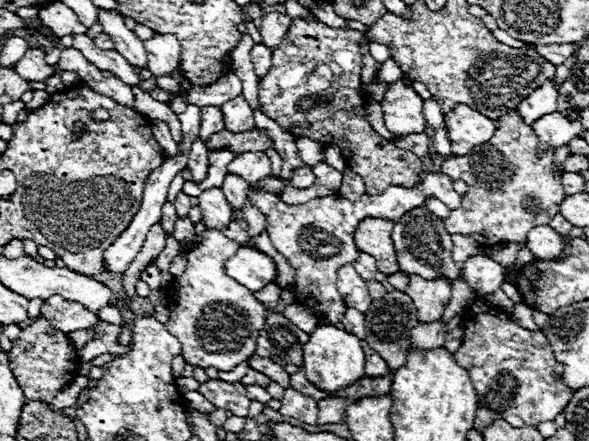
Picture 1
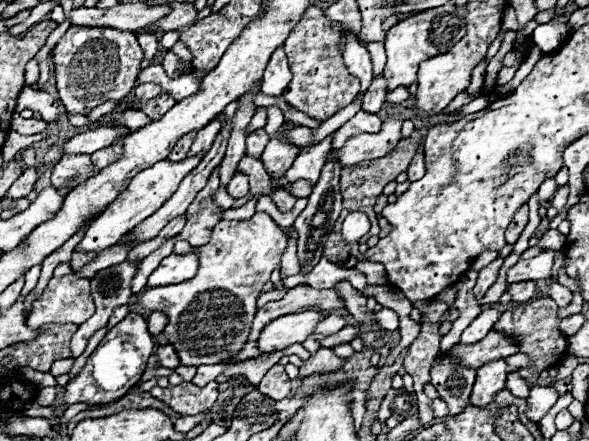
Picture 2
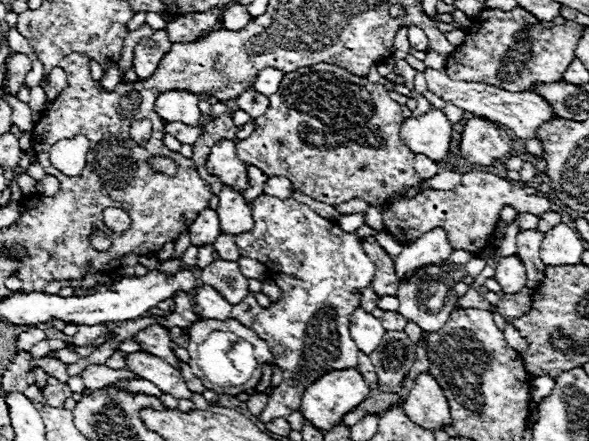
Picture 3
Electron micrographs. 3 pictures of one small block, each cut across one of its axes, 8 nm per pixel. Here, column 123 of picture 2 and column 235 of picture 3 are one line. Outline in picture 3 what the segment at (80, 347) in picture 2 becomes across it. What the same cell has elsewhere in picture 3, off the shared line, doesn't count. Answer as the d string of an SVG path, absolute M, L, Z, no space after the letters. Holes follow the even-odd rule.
M218 258L216 264L202 268L200 278L202 278L202 284L218 288L218 292L222 292L222 296L226 296L230 304L238 304L250 294L248 278L244 278L238 264L230 260Z

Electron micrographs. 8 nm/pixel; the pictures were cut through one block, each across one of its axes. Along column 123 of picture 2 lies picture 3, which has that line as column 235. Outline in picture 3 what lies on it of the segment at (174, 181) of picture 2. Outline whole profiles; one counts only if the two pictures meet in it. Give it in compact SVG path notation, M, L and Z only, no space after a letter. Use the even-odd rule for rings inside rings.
M224 186L222 192L218 194L220 206L218 206L218 218L222 224L222 232L228 236L238 236L242 232L250 232L254 226L252 220L252 210L246 204L244 196L240 192L234 192L232 188Z

